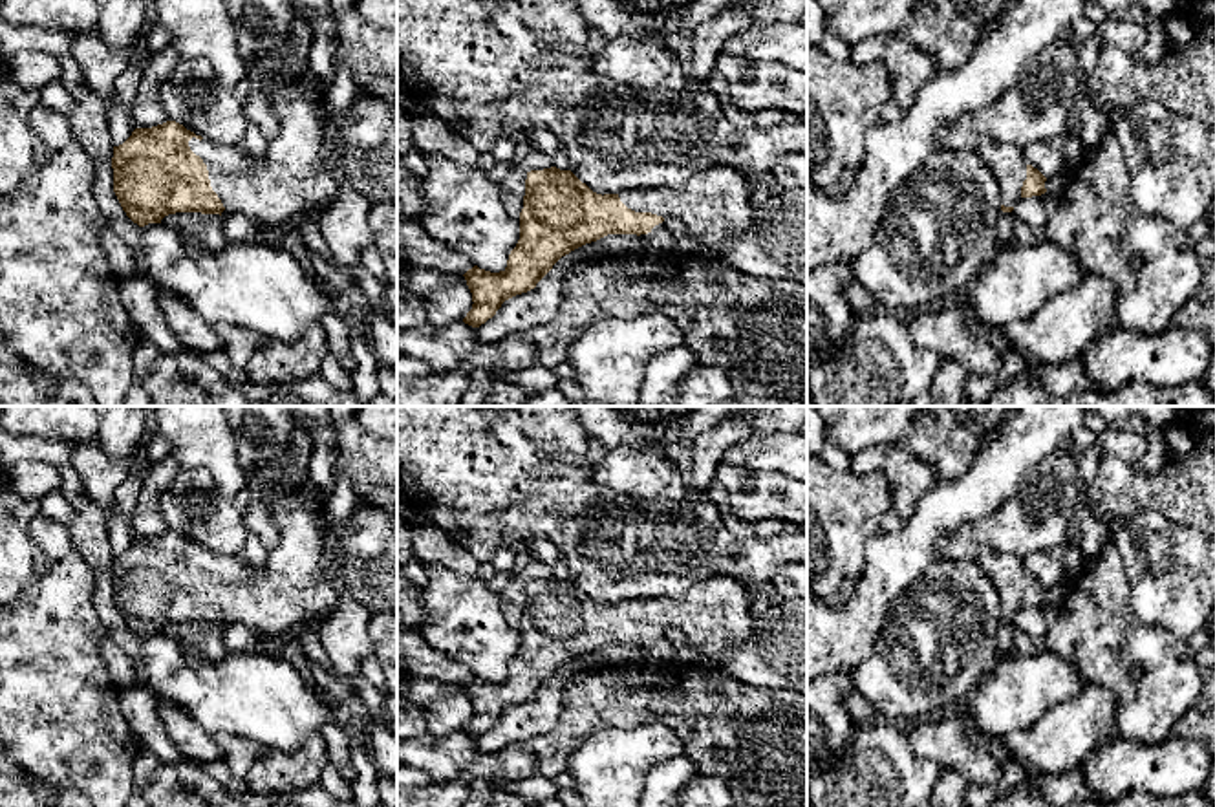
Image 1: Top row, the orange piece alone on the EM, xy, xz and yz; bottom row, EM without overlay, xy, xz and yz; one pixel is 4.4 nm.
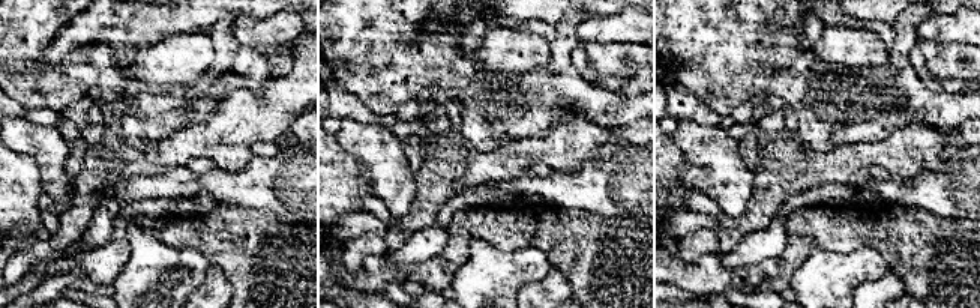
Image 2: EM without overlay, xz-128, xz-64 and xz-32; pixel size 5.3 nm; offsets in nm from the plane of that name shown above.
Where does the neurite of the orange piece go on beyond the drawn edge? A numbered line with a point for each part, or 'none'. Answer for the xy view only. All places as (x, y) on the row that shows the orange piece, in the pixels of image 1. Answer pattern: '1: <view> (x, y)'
1: xy (271, 189)

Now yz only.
1: yz (1009, 165)

